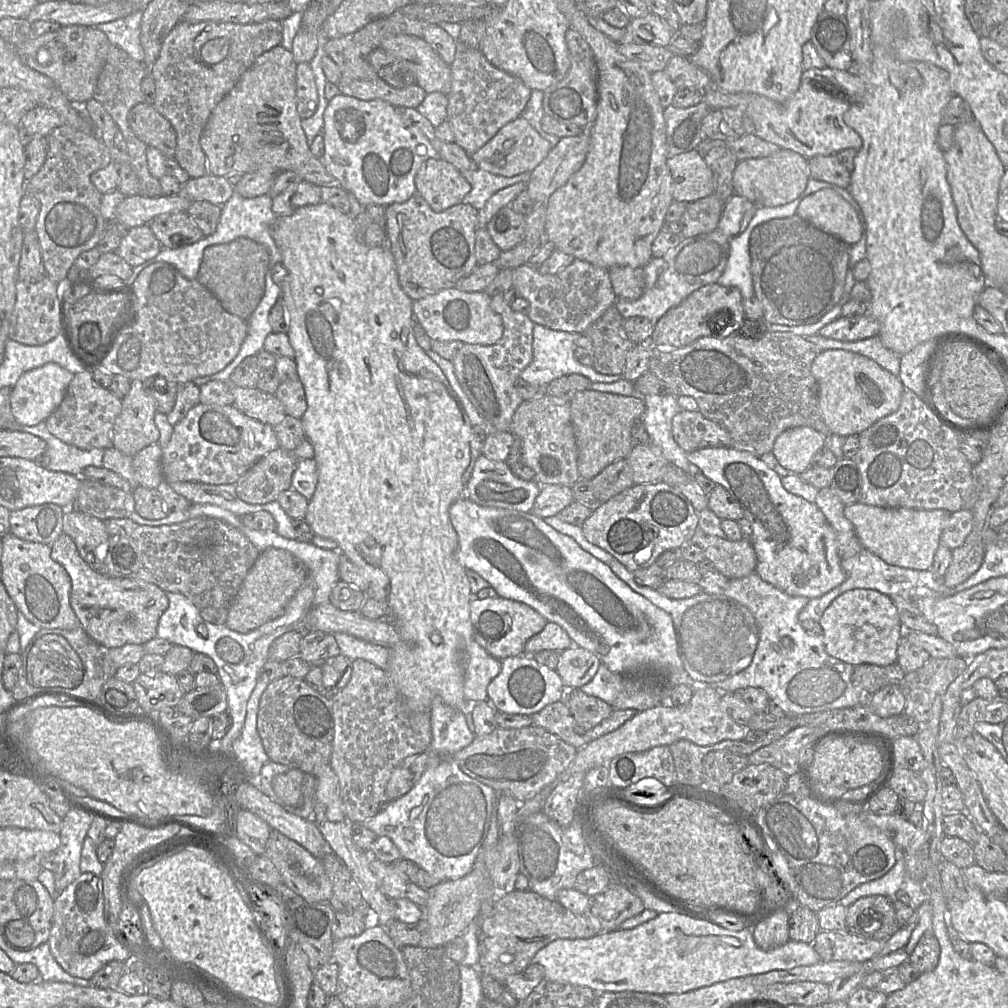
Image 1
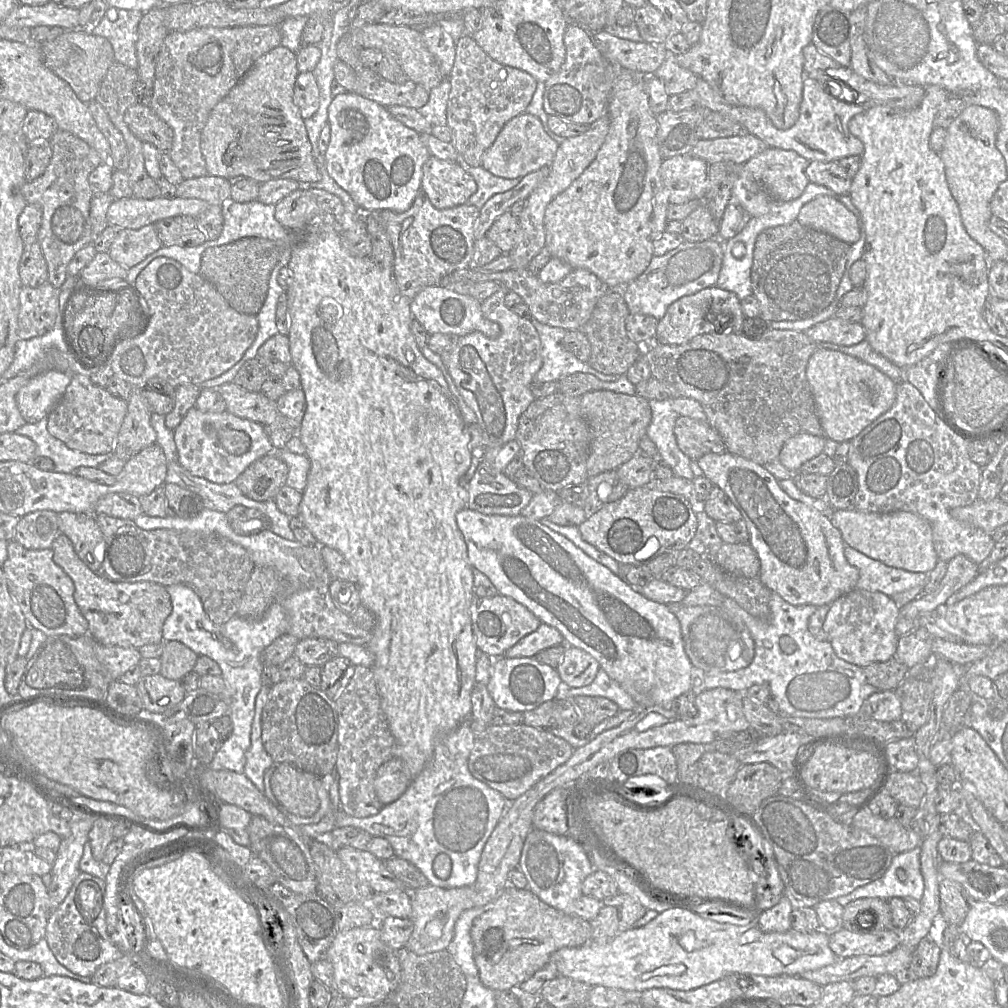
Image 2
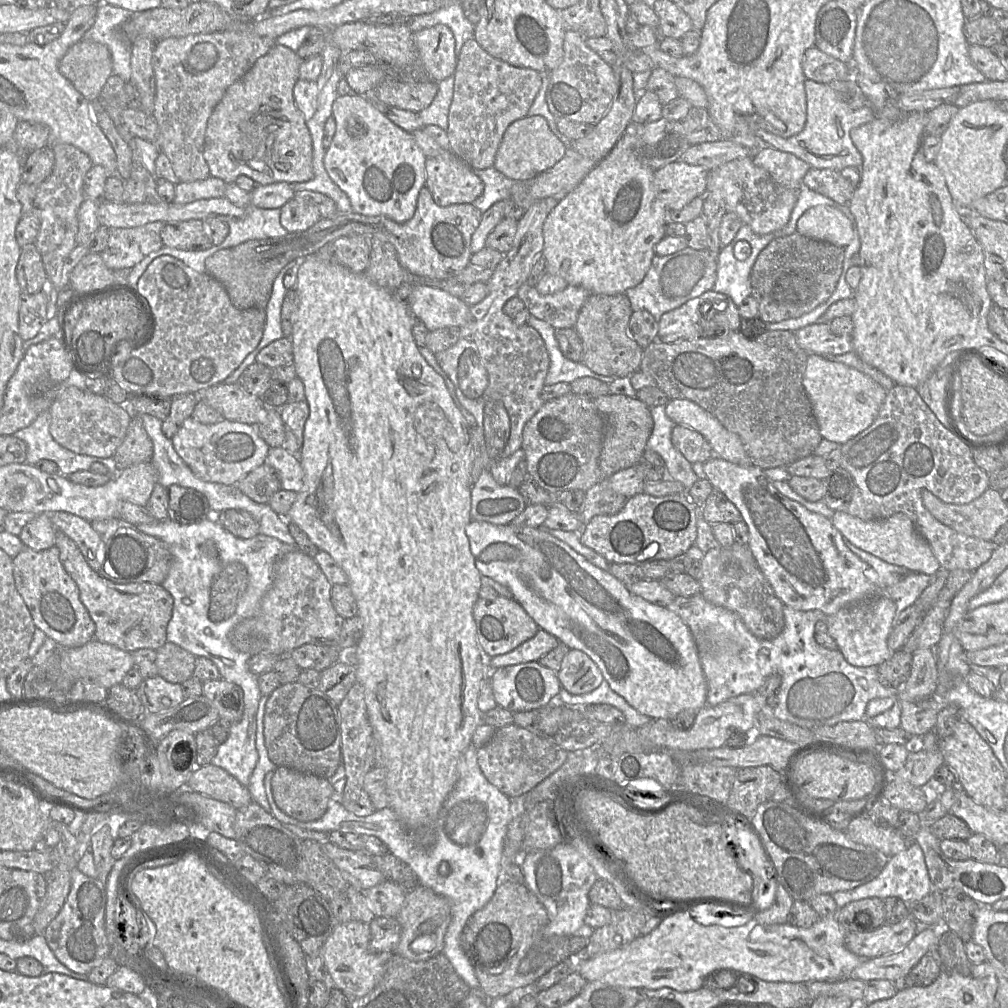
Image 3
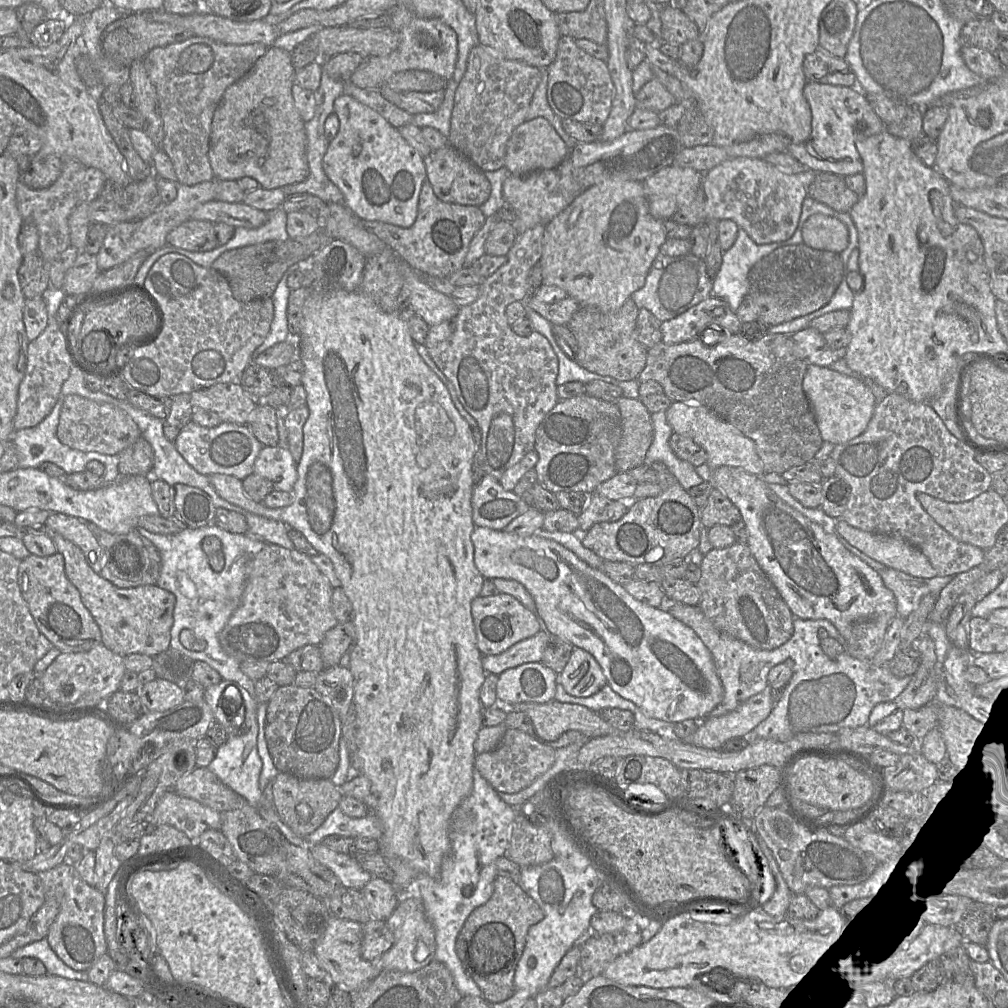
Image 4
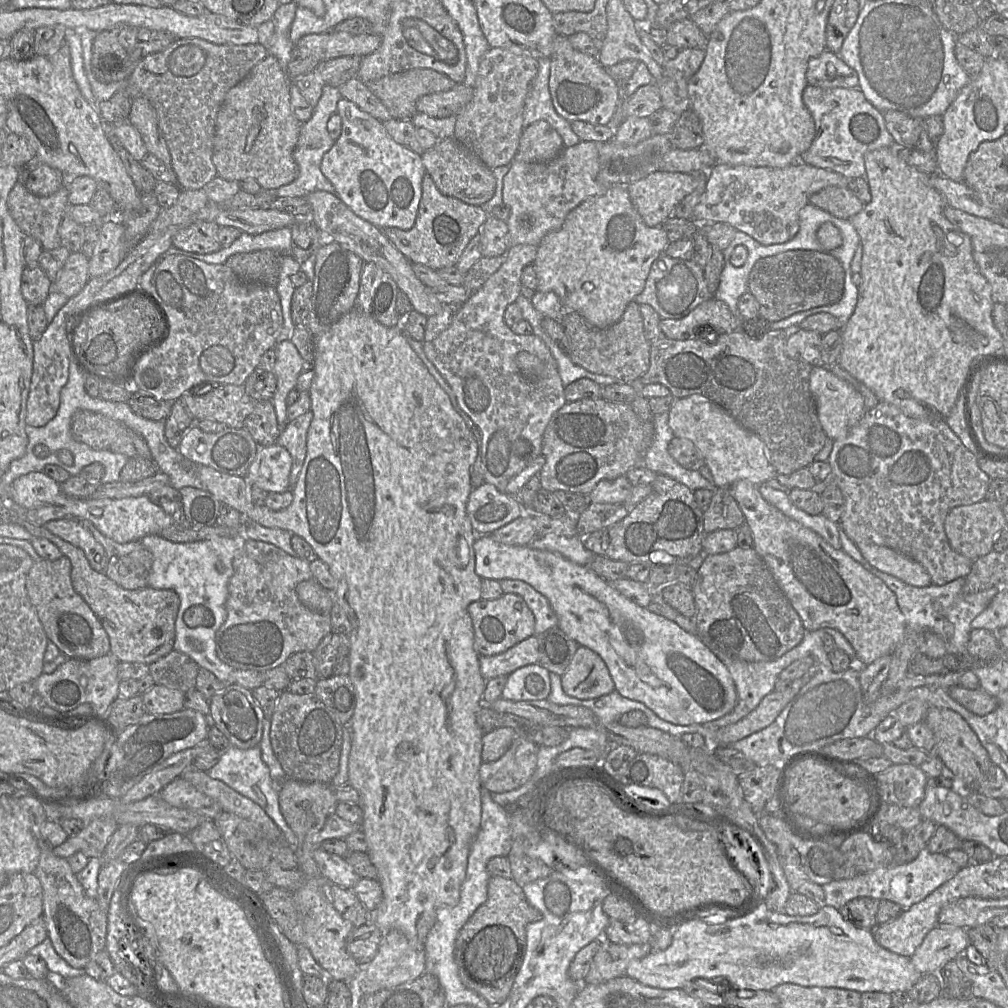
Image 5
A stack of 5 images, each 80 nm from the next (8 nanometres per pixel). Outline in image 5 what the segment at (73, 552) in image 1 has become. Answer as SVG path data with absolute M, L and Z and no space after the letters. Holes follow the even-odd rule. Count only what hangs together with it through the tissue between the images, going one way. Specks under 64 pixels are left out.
M18 517L15 524L24 527L34 537L48 539L70 560L73 588L100 620L109 637L110 653L118 661L150 665L174 650L175 620L180 606L180 598L175 591L151 587L124 589L105 573L95 571L81 548L53 534L44 525L29 522L26 517Z

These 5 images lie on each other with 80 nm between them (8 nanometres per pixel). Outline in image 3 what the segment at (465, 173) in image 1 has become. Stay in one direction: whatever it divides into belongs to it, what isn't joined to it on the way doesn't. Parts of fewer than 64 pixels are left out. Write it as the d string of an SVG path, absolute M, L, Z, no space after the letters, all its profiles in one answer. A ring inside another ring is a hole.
M493 167L474 172L484 184L483 193L472 202L480 212L486 212L498 201L510 199L510 189L517 181L507 178Z

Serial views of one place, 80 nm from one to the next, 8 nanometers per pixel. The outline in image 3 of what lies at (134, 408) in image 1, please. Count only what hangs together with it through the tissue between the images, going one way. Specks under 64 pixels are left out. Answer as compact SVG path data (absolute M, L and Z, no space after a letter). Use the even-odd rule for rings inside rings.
M133 414L125 438L114 454L117 470L121 471L133 465L151 462L152 457L152 441L139 416Z

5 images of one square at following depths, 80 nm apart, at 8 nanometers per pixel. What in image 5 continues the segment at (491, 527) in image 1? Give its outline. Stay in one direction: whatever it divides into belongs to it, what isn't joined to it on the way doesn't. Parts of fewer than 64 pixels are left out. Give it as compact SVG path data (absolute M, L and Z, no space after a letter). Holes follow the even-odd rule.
M478 535L474 550L475 571L482 579L521 580L544 595L557 615L558 628L604 660L615 690L621 696L643 703L659 718L675 725L704 724L723 717L735 707L737 692L728 668L699 637L631 601L590 567L576 564L555 552L502 544L490 535Z

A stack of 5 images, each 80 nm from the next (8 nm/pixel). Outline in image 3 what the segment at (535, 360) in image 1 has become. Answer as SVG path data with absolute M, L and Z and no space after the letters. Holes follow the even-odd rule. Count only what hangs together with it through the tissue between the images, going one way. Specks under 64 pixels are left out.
M530 314L529 325L539 332L549 353L550 366L545 378L546 385L571 383L581 377L592 377L610 384L618 378L597 374L582 362L575 362L564 356L555 337L555 328L549 323Z

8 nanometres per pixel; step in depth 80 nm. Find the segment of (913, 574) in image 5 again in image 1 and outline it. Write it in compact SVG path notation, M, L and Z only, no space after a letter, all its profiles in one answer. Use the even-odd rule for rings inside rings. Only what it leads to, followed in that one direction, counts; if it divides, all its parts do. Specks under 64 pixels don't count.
M856 502L845 505L844 516L852 523L863 546L890 565L929 570L940 545L940 535L950 512L941 509L883 508Z

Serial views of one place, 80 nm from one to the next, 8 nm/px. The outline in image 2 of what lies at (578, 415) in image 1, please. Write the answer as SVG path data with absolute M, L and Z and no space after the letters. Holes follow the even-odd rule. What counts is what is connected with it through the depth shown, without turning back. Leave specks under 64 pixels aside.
M604 389L587 392L580 399L581 410L591 432L586 465L588 476L617 470L640 450L640 440L647 434L652 418L649 400L638 394L628 395Z

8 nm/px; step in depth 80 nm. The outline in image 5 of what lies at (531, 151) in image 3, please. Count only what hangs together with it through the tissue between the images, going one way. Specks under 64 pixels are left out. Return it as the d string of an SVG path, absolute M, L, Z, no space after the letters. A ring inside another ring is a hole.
M540 120L524 128L514 160L522 162L547 162L565 148L558 132L546 121Z

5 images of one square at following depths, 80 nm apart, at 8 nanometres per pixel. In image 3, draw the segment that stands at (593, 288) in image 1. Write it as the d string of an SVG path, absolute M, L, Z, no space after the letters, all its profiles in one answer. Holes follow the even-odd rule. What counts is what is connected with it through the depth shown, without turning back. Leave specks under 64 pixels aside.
M524 283L517 296L536 318L555 329L575 328L580 310L592 294L579 286L568 285L554 294L542 295L536 287Z

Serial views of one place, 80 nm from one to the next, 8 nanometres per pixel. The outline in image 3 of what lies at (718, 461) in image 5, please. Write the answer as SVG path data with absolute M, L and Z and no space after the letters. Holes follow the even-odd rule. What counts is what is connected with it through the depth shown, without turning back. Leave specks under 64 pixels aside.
M684 399L670 400L666 405L666 415L675 425L686 426L700 433L710 444L714 457L741 466L753 465L739 436L728 431L696 403Z

